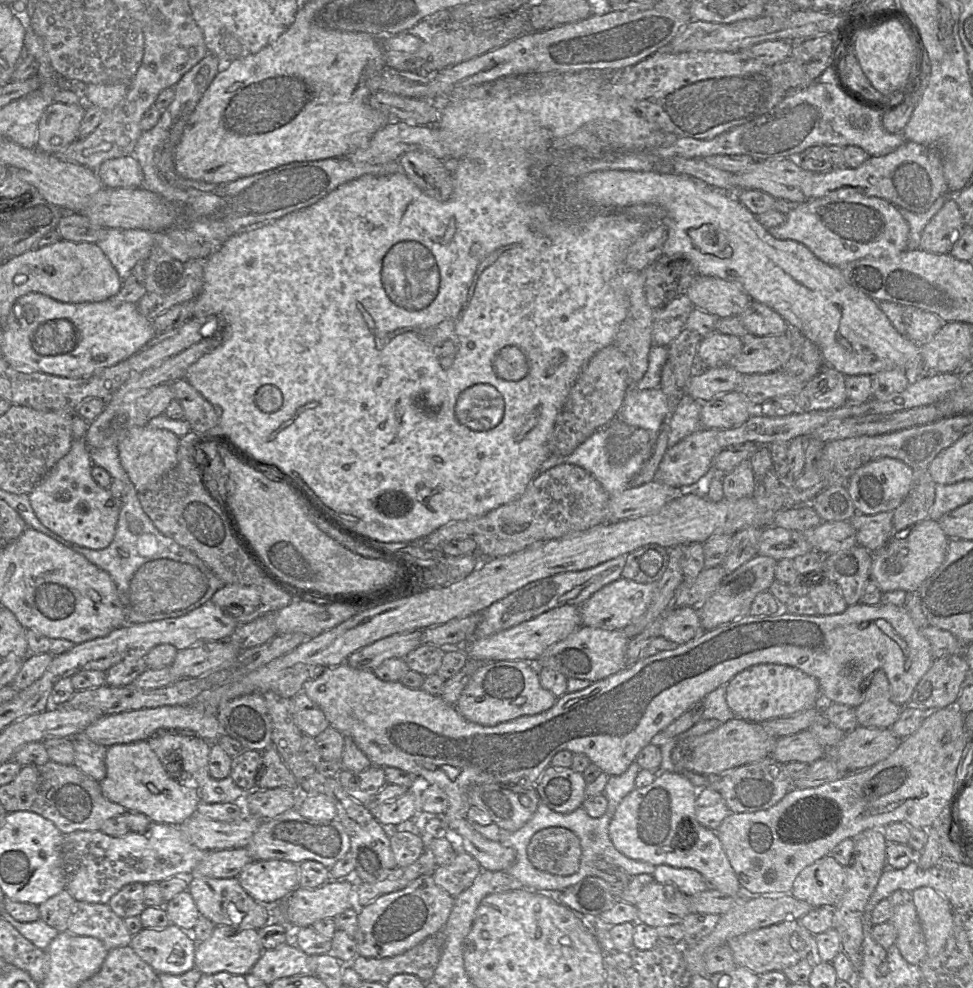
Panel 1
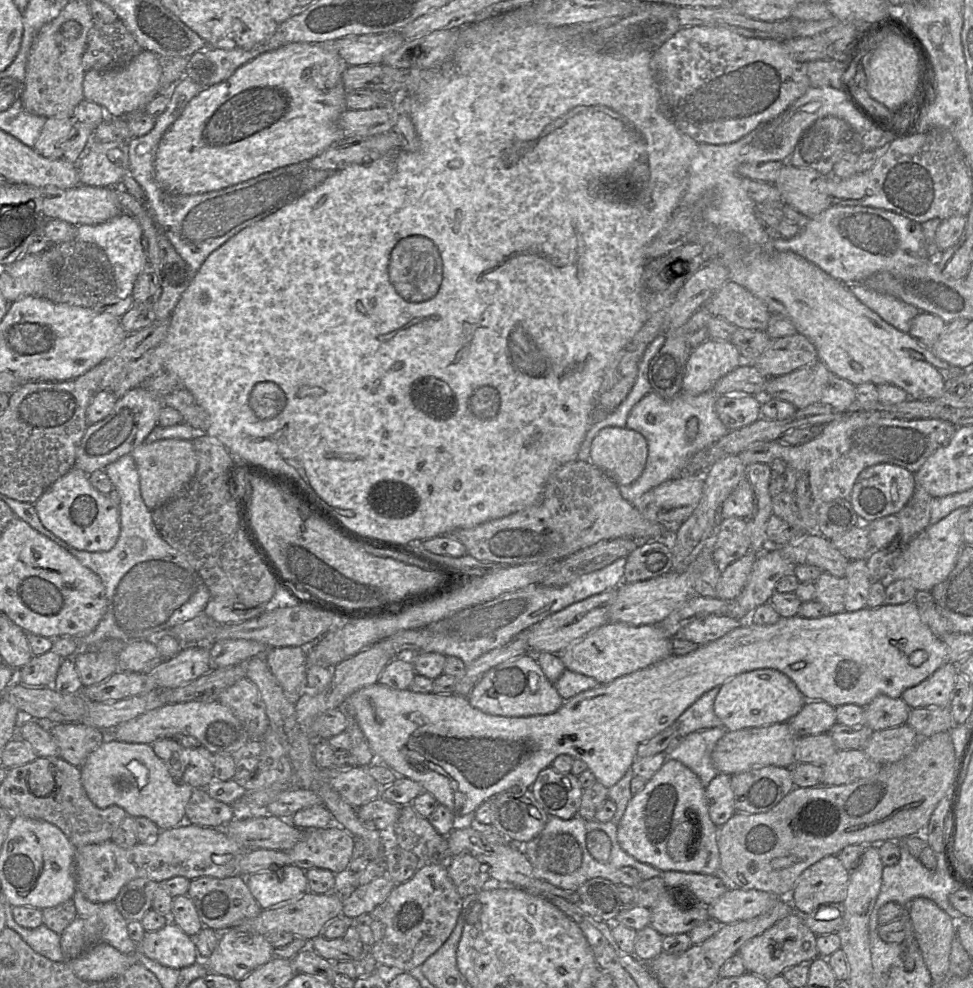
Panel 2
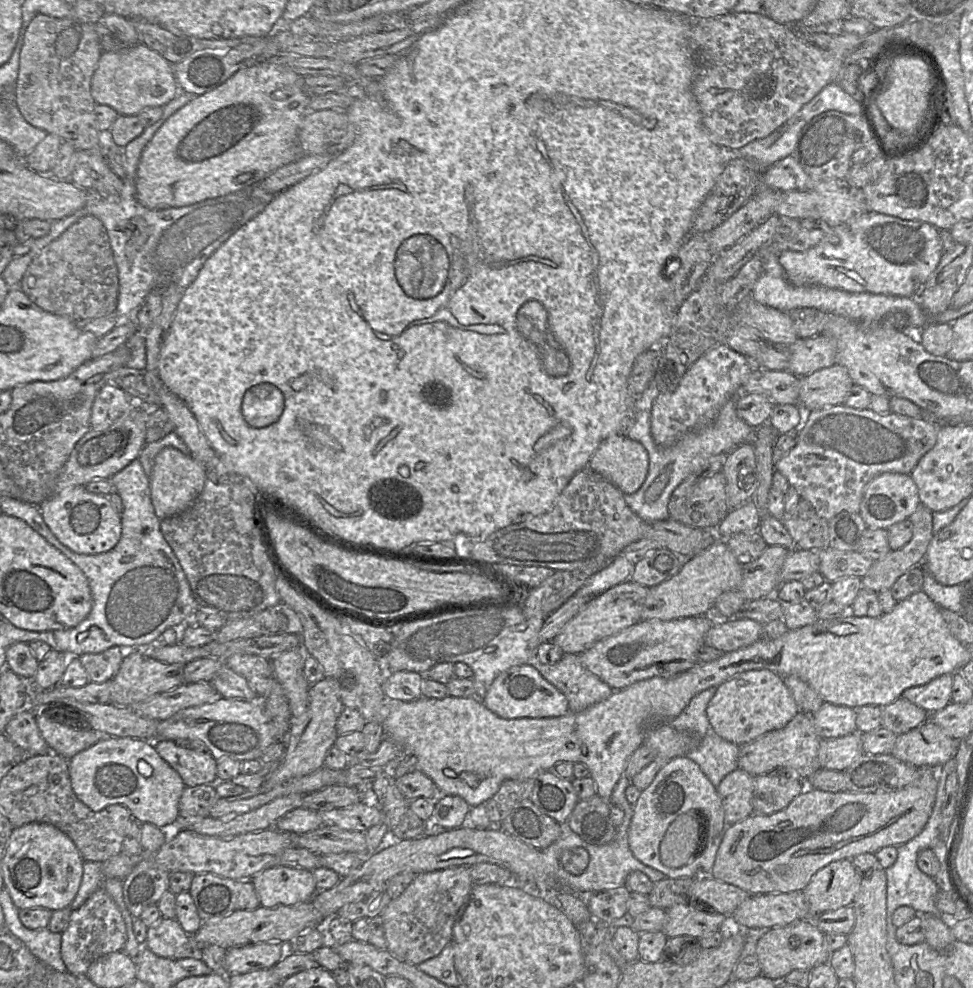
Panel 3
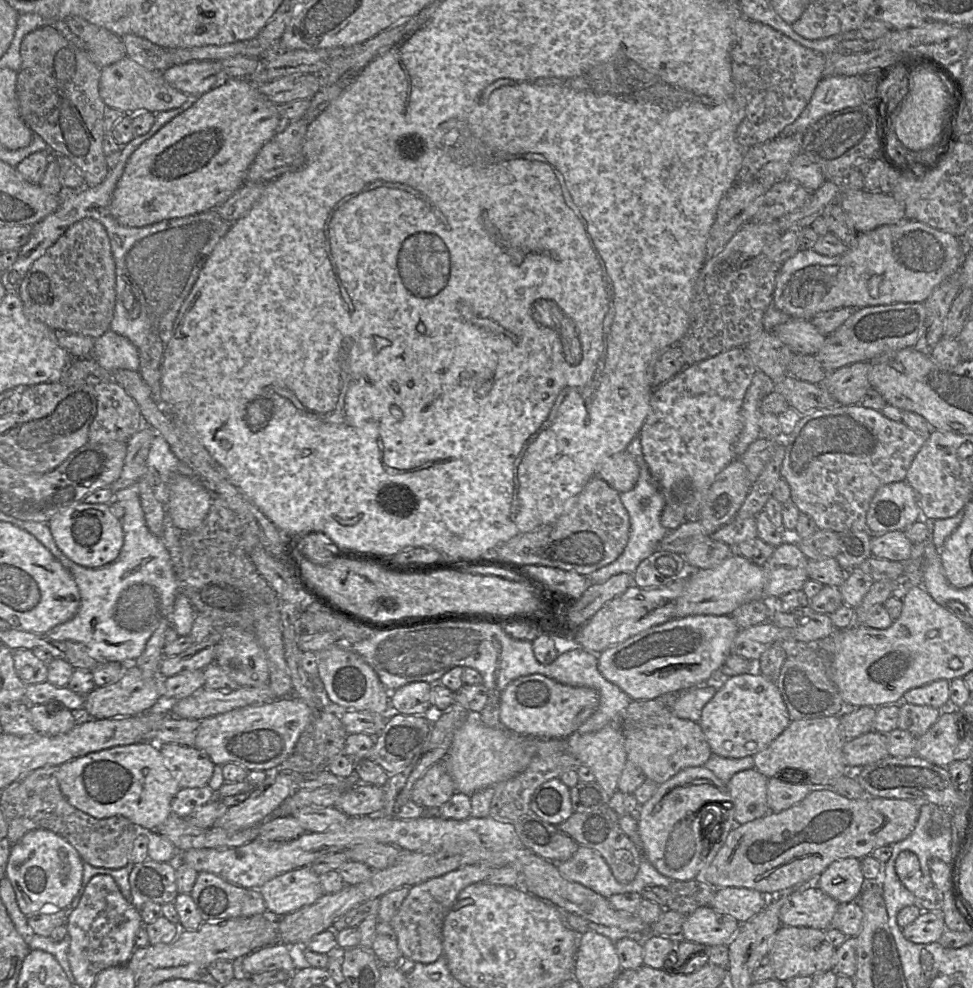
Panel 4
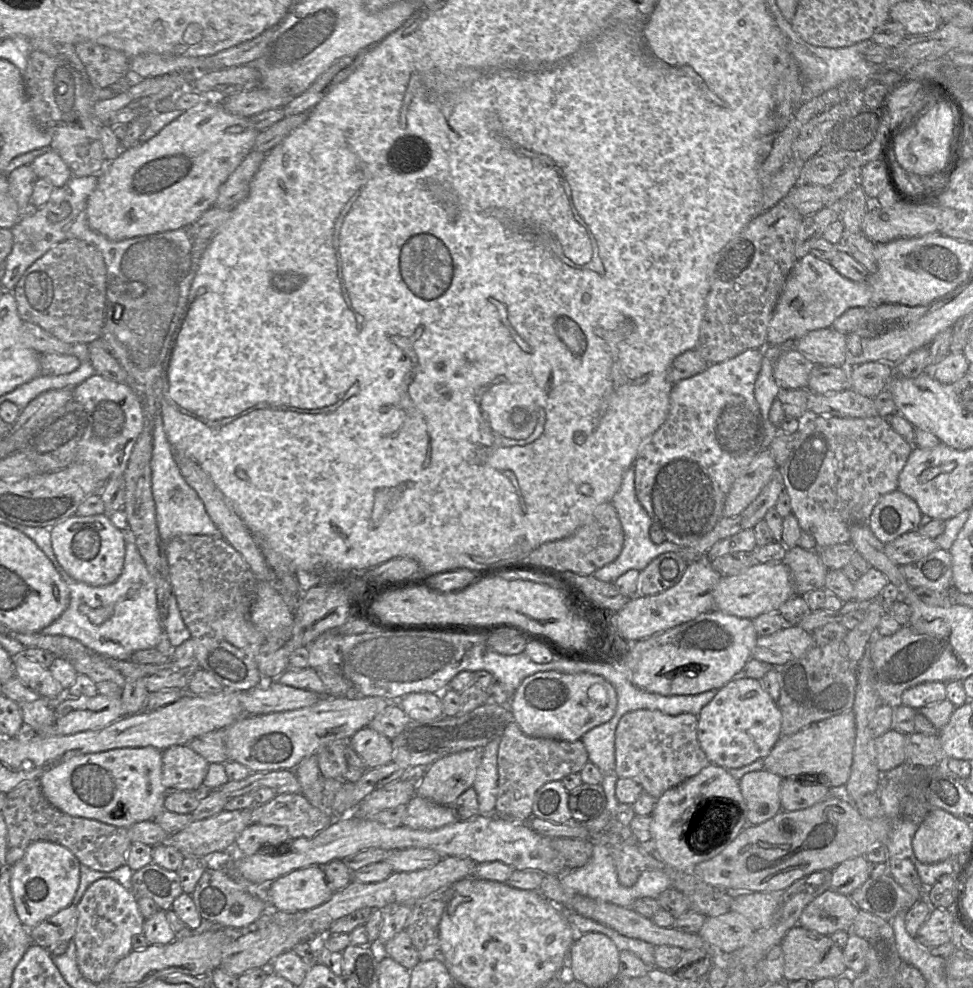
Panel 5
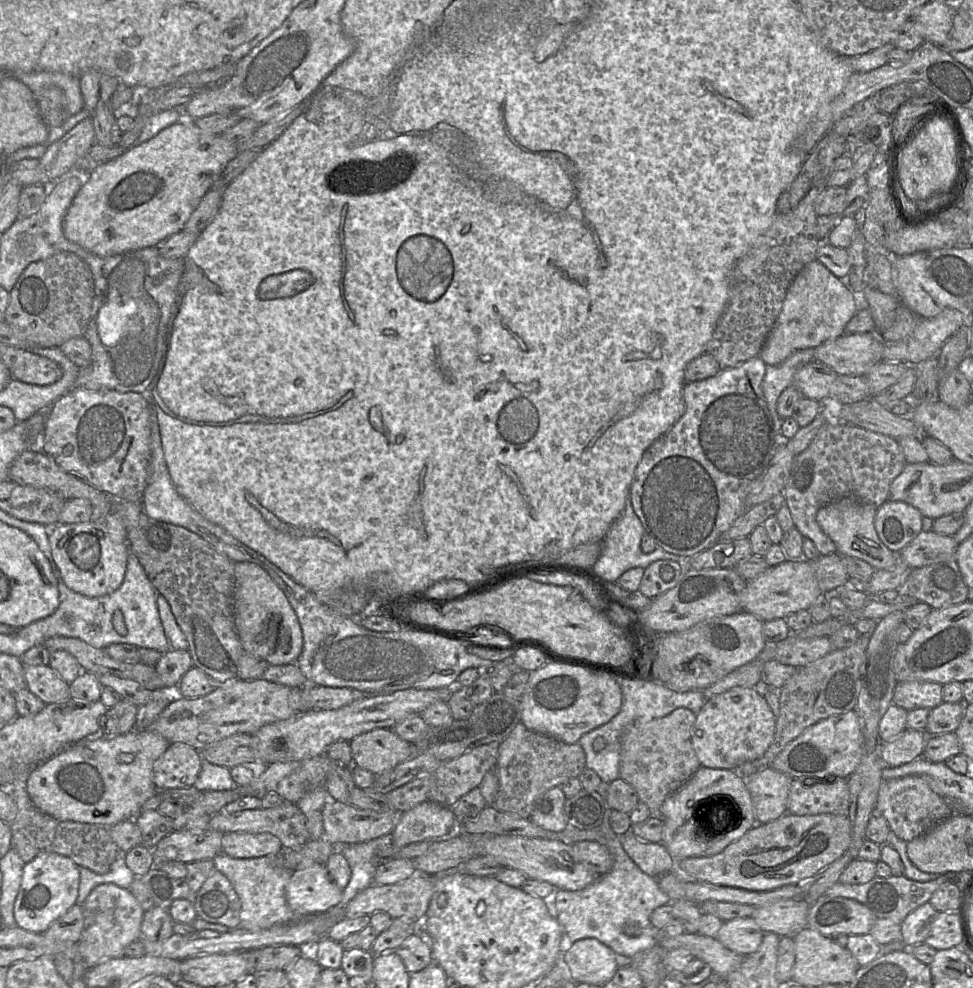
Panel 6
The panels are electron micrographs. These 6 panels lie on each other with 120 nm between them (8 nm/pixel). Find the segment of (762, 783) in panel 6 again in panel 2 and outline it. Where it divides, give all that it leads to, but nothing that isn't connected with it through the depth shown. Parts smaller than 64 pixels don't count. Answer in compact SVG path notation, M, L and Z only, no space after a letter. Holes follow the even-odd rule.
M719 773L706 786L705 795L710 819L720 828L736 813L731 775Z

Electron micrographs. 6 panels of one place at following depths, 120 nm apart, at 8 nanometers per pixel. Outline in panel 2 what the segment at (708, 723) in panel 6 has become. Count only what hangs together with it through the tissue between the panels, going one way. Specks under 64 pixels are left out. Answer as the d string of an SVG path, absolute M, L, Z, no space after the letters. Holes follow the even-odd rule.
M763 668L741 673L721 685L714 701L714 713L725 730L736 731L787 722L800 712L806 702L788 676L775 669Z

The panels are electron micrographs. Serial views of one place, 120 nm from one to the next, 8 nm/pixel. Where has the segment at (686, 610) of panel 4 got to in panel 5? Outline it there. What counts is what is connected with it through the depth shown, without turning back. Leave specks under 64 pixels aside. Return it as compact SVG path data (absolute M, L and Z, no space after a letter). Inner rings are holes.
M782 562L756 563L744 572L734 576L722 576L713 590L715 609L740 618L754 619L757 616L777 612L782 604L796 594L789 568Z

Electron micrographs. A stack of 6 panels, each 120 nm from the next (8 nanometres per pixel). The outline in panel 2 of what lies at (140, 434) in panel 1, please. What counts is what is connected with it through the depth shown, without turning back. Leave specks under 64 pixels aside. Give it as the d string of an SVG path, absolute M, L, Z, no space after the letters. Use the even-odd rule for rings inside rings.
M161 439L152 443L143 442L130 454L139 473L141 496L151 511L181 495L194 477L198 464L191 440Z

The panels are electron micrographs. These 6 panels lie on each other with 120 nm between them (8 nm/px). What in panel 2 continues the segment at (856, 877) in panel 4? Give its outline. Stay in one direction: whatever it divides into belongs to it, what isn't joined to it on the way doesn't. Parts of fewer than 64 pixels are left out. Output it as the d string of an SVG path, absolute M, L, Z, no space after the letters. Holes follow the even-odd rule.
M836 855L824 857L798 877L789 902L800 915L808 915L824 904L843 903L849 879L850 872Z

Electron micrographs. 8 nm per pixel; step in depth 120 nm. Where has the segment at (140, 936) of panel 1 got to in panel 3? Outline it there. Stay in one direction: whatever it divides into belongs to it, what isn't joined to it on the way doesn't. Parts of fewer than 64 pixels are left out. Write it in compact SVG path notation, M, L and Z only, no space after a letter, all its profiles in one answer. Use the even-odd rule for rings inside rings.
M162 918L148 927L145 946L156 955L168 959L194 956L192 935L185 932L176 918Z

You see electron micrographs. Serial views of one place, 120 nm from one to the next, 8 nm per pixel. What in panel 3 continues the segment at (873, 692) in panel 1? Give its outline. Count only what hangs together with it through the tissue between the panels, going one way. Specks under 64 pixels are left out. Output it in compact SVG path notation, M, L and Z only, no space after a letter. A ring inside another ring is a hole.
M905 698L881 707L881 727L899 735L924 723L929 713Z

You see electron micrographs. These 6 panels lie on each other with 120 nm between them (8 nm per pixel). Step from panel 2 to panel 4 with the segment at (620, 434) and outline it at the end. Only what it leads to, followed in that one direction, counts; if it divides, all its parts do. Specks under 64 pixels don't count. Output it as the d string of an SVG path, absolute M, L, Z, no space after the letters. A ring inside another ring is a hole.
M627 451L605 458L595 471L595 476L604 480L618 493L630 491L635 486L639 474L639 466Z

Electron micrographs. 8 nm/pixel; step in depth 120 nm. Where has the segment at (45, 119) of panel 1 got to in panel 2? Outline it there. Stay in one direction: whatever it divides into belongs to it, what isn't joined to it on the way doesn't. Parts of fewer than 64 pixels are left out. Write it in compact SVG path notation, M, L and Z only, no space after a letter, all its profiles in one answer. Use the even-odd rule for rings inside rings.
M47 118L33 147L35 151L46 158L61 158L63 145L75 122L73 118Z

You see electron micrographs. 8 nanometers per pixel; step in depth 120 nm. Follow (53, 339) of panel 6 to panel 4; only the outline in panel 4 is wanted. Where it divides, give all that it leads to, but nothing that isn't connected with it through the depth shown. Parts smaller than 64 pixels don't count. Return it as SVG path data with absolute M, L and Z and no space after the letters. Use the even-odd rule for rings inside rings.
M92 218L73 224L31 265L18 295L26 315L53 330L99 338L110 328L116 302L116 270L105 227Z

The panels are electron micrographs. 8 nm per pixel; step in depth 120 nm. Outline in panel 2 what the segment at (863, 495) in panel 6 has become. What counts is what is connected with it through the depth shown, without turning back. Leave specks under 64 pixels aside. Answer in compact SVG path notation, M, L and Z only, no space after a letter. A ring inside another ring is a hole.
M860 411L848 412L824 425L821 434L808 443L788 446L781 441L755 442L738 456L745 466L756 462L770 465L775 459L781 459L797 472L805 472L809 478L813 499L821 504L838 498L849 500L859 474L864 469L877 464L894 464L914 474L938 448L946 446L951 441L957 429L953 423L941 419L904 420L870 415Z

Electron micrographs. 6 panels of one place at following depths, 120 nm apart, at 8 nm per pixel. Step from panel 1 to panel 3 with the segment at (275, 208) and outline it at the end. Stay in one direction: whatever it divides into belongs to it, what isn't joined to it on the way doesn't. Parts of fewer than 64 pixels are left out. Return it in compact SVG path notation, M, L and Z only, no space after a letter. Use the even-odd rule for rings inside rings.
M180 91L164 106L161 118L145 128L140 136L123 148L126 178L123 180L124 187L117 202L97 197L94 192L91 192L92 197L84 207L65 218L51 221L48 234L35 239L27 254L14 257L10 261L2 273L10 289L20 288L20 282L27 268L45 246L60 237L82 217L92 215L98 218L106 228L118 269L119 296L116 308L118 323L136 322L137 324L138 311L152 290L164 291L173 283L184 289L189 287L212 254L237 230L265 209L277 194L266 192L259 183L185 207L153 210L144 207L136 199L135 179L144 148L165 121L188 104L194 96L196 95Z

